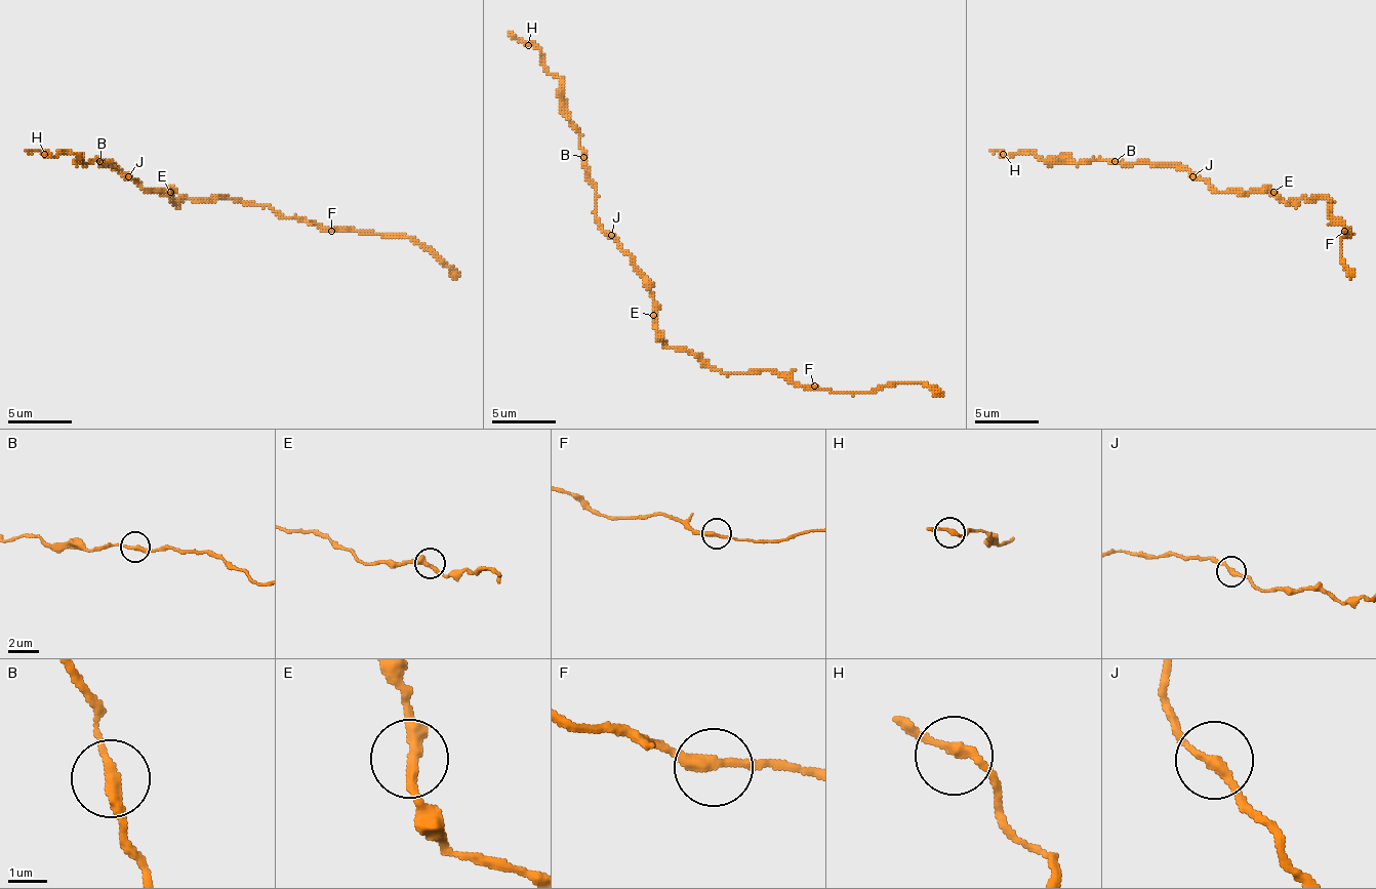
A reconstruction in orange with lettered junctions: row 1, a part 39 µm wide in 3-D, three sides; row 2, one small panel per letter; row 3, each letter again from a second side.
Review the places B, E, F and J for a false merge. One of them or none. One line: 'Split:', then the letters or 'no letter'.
Split: no letter

